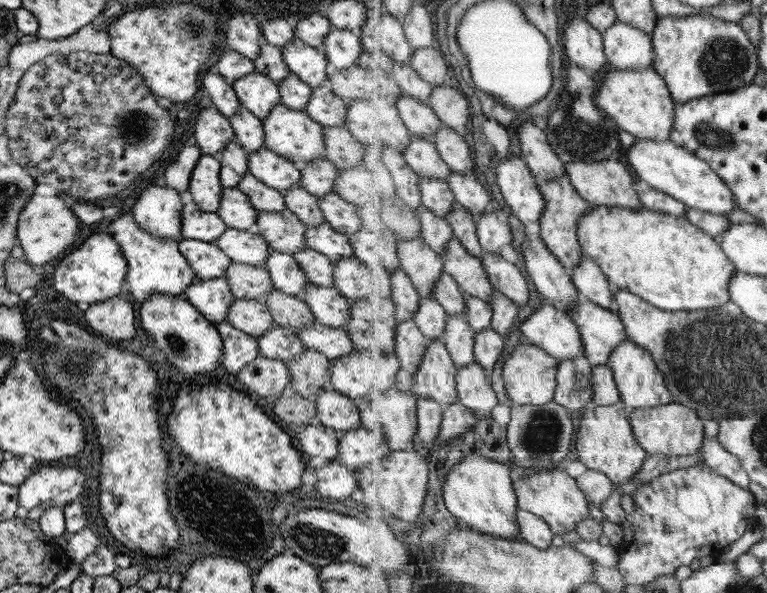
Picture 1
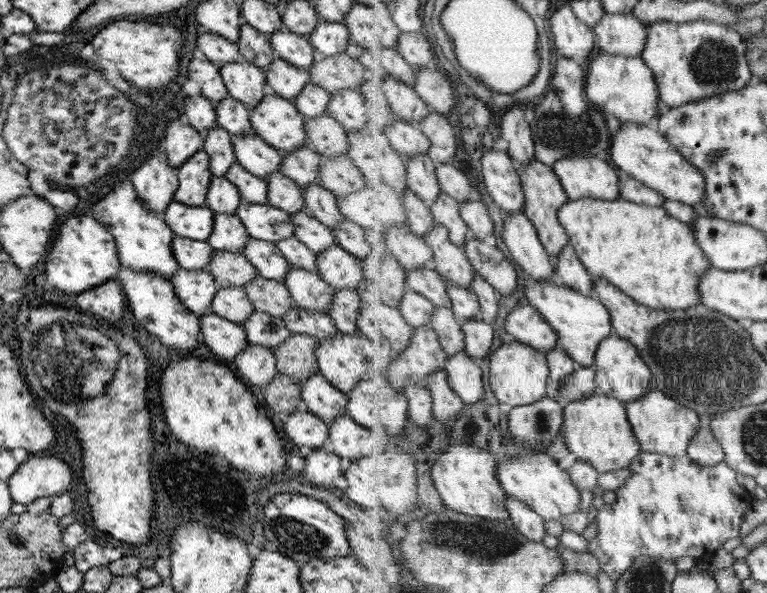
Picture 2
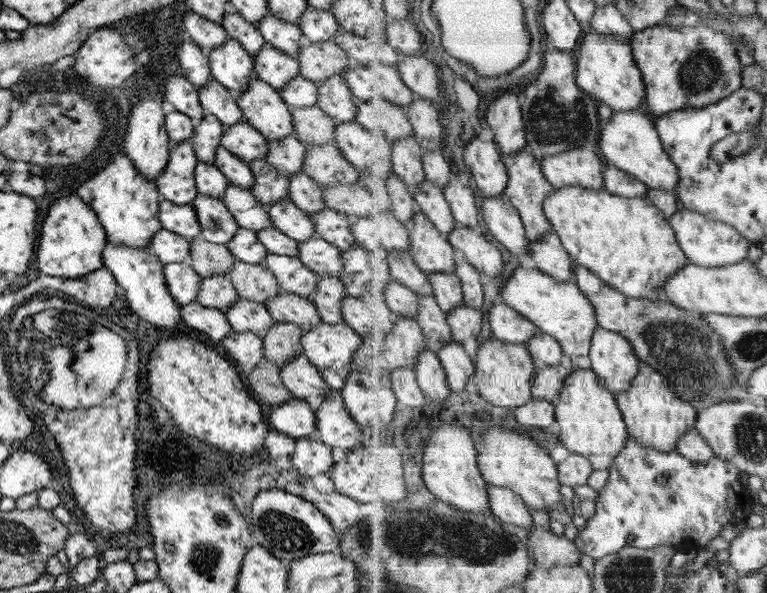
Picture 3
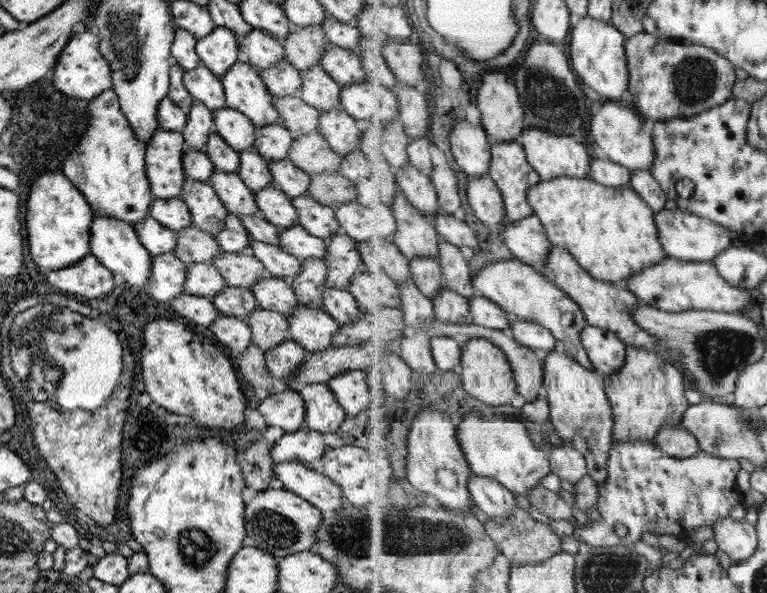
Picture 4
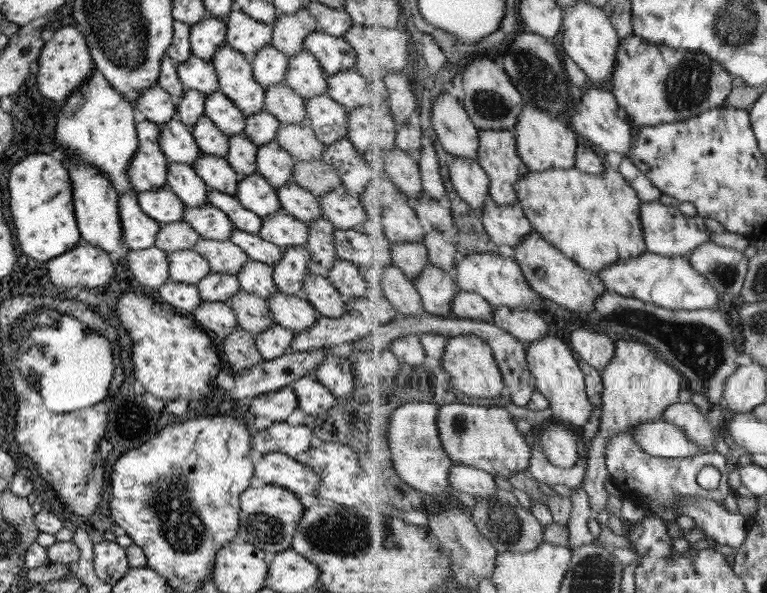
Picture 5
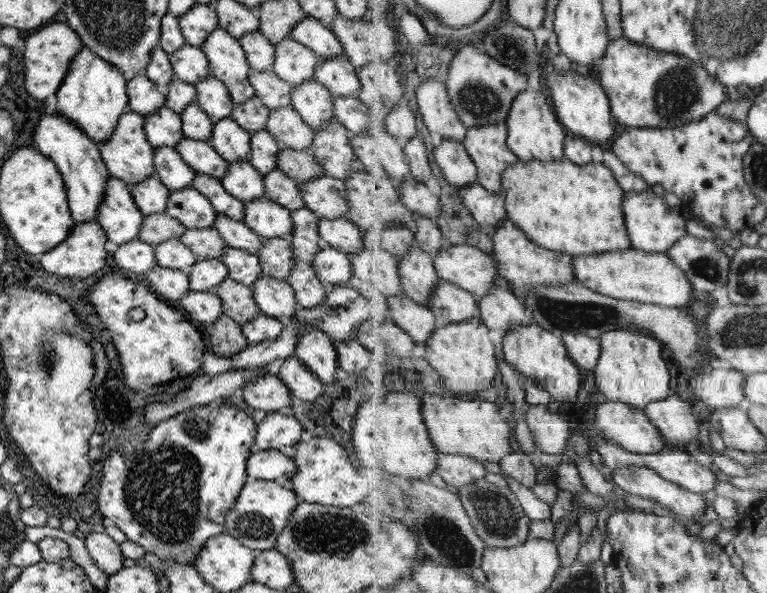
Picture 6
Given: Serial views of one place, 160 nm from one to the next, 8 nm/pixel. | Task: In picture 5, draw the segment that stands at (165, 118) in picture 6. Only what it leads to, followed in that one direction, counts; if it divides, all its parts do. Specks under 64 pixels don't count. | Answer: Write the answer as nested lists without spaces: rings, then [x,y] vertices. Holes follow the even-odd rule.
[[[176,116],[159,126],[157,139],[159,150],[169,162],[178,162],[192,166],[194,158],[200,153],[193,135],[186,124],[179,122]]]

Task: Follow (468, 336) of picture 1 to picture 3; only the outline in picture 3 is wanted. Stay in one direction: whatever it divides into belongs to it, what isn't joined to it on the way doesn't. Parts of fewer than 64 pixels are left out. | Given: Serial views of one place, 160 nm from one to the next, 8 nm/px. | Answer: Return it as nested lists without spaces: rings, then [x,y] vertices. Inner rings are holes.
[[[420,296],[420,298],[421,306],[415,320],[423,329],[427,348],[438,354],[449,342],[454,341],[453,332],[447,323],[448,314],[439,307],[434,296]]]

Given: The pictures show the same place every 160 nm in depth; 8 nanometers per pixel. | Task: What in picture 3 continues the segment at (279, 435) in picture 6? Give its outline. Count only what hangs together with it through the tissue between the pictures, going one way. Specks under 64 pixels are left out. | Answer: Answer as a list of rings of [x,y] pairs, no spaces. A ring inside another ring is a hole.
[[[314,436],[294,439],[290,461],[299,475],[327,474],[335,458],[336,452]]]

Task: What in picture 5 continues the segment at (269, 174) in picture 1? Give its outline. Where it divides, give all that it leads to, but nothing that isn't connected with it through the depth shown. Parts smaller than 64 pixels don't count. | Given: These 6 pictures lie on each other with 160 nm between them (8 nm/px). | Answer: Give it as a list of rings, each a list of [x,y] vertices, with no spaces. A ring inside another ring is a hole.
[[[217,90],[205,96],[204,115],[226,136],[243,134],[244,114]]]

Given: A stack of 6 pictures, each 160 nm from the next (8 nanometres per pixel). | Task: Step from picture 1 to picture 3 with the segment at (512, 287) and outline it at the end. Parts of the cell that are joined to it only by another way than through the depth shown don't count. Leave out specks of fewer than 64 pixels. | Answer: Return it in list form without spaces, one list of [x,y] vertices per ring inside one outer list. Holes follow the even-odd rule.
[[[457,222],[450,232],[448,241],[477,270],[489,275],[489,278],[499,278],[503,274],[503,256],[501,250],[480,233],[463,223]]]

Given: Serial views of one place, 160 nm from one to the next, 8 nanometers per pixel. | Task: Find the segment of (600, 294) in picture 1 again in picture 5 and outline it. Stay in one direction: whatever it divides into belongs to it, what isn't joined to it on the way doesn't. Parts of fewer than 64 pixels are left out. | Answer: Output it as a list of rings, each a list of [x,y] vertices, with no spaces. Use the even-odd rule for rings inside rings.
[[[489,198],[482,210],[482,221],[489,236],[498,244],[517,246],[525,235],[535,232],[520,201],[501,206]]]

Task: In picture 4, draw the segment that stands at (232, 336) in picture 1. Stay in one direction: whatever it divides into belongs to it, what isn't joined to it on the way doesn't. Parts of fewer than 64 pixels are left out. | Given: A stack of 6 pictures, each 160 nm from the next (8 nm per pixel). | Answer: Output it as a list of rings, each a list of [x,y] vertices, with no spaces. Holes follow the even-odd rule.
[[[181,294],[170,300],[169,307],[181,315],[181,317],[192,320],[194,327],[206,332],[208,326],[217,318],[218,312],[213,307],[210,299],[199,295]]]

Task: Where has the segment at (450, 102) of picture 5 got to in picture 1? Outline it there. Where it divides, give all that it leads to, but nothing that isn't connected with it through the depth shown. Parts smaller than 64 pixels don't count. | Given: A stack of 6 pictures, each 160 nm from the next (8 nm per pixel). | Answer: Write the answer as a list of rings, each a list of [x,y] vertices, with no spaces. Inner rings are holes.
[[[515,153],[502,159],[496,171],[497,184],[512,213],[525,224],[539,222],[546,202],[526,161]]]

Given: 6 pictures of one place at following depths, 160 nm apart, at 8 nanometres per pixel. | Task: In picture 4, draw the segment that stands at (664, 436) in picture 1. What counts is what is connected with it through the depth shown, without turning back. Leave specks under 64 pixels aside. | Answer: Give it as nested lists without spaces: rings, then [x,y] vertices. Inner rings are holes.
[[[629,345],[627,347],[627,361],[617,373],[611,374],[605,378],[606,393],[613,406],[613,415],[615,415],[615,441],[629,440],[651,440],[663,429],[663,426],[682,426],[683,414],[689,410],[689,402],[685,398],[685,390],[689,384],[689,377],[684,370],[663,360],[661,354],[651,352],[645,348]]]

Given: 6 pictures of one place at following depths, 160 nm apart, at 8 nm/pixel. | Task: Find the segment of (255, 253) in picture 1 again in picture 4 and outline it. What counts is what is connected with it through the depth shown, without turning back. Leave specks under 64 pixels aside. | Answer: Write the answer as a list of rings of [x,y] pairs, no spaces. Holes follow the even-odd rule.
[[[184,176],[178,197],[187,205],[190,226],[214,235],[228,212],[209,183]]]

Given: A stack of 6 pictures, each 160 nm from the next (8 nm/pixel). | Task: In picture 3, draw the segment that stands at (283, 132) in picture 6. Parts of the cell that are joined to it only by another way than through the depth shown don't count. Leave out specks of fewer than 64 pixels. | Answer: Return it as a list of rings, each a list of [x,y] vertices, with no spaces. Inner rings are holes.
[[[333,144],[307,147],[302,160],[302,170],[321,188],[327,185],[355,183],[359,173]]]

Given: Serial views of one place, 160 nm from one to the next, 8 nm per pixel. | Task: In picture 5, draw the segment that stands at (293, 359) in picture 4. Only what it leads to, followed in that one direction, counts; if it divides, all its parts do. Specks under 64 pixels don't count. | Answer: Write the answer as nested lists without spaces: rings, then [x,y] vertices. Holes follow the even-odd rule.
[[[274,324],[263,332],[258,332],[257,336],[254,336],[254,344],[261,358],[268,361],[283,354],[289,354],[289,346],[293,338],[295,333],[292,330]]]

